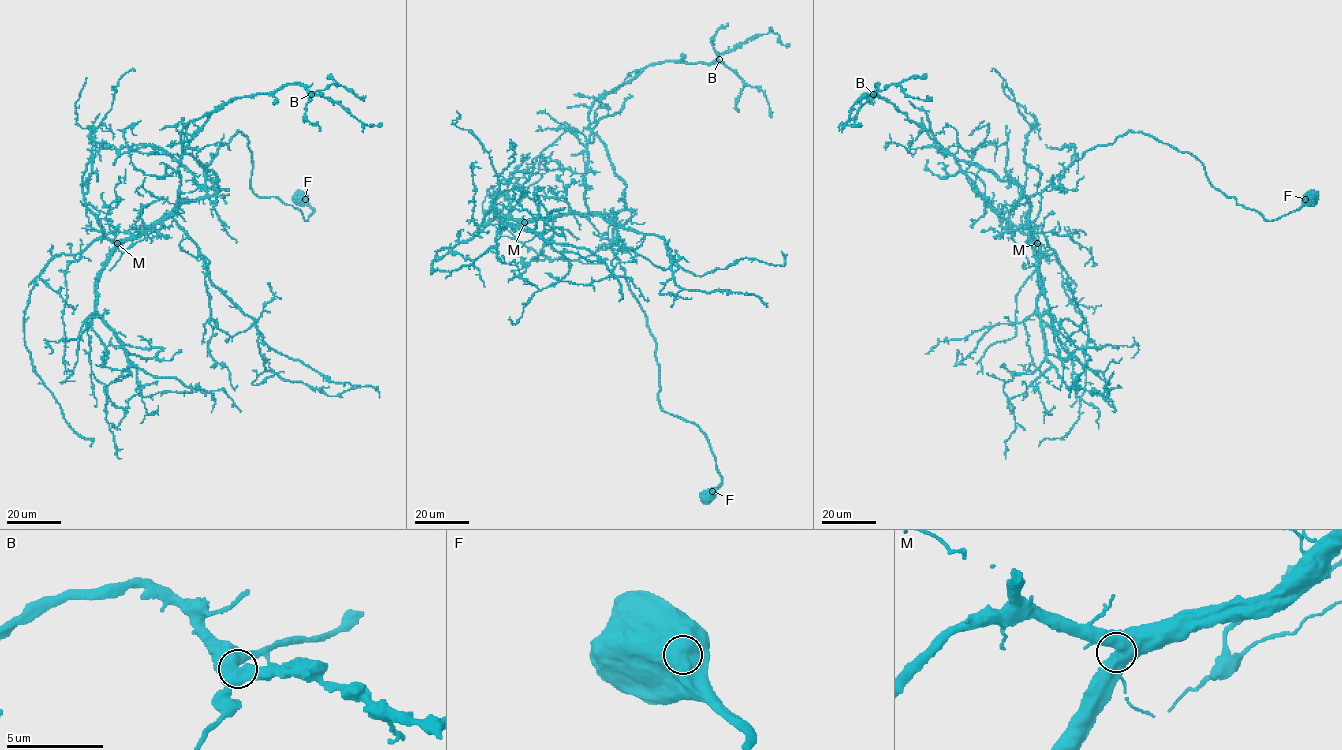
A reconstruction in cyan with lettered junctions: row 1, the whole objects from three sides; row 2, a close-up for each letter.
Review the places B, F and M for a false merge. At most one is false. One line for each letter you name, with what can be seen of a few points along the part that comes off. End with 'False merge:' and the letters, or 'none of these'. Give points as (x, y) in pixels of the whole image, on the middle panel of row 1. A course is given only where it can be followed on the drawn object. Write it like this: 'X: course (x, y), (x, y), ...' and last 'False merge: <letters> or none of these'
False merge: none of these

